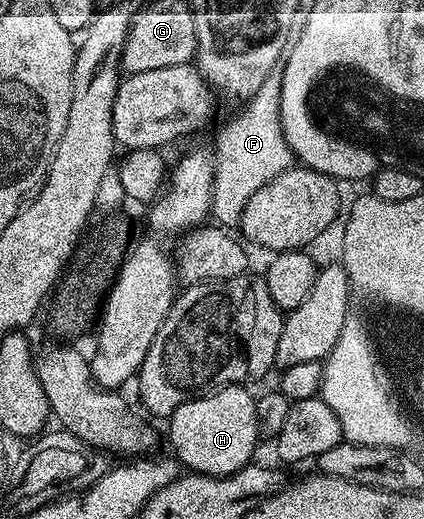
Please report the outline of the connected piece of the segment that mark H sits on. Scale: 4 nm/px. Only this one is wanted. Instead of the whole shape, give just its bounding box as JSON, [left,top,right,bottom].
[167,384,258,477]

